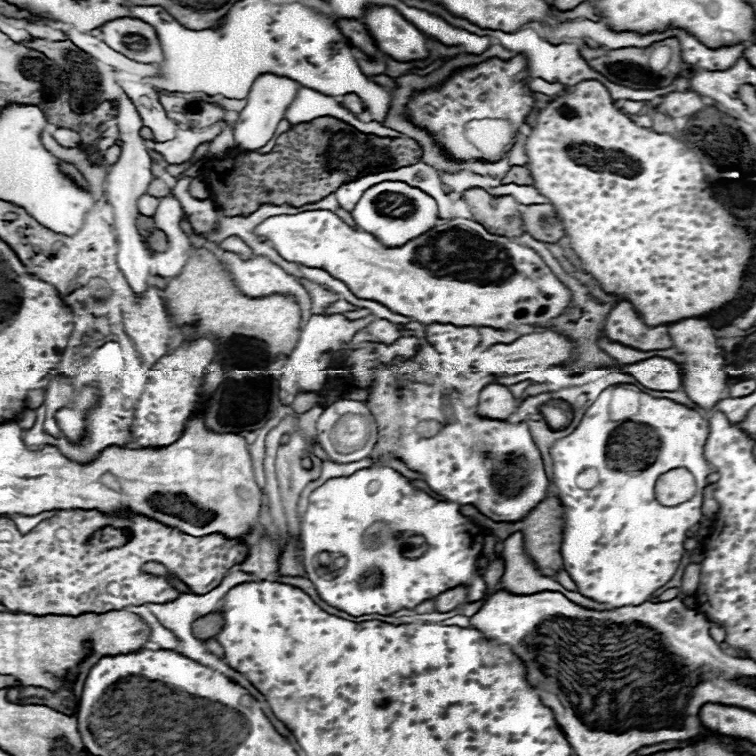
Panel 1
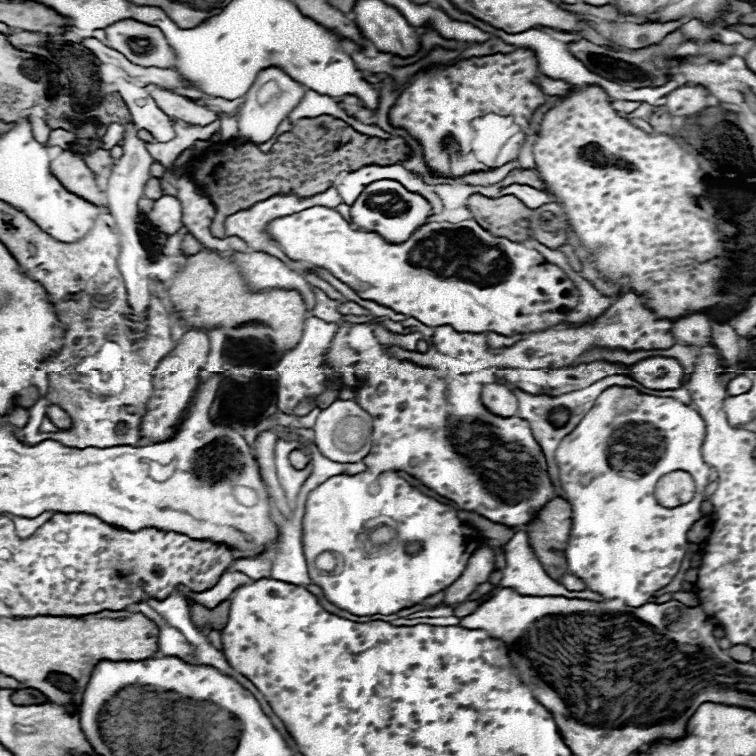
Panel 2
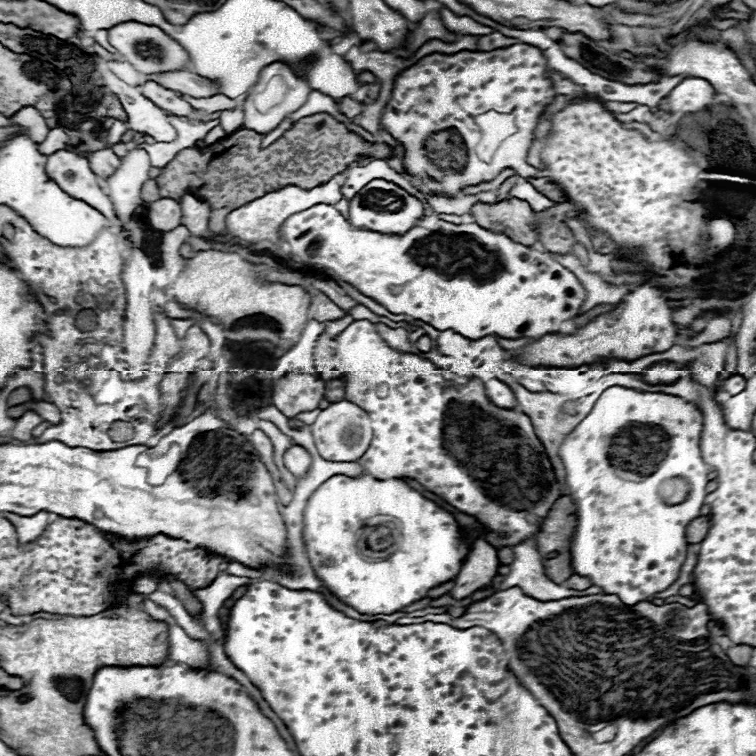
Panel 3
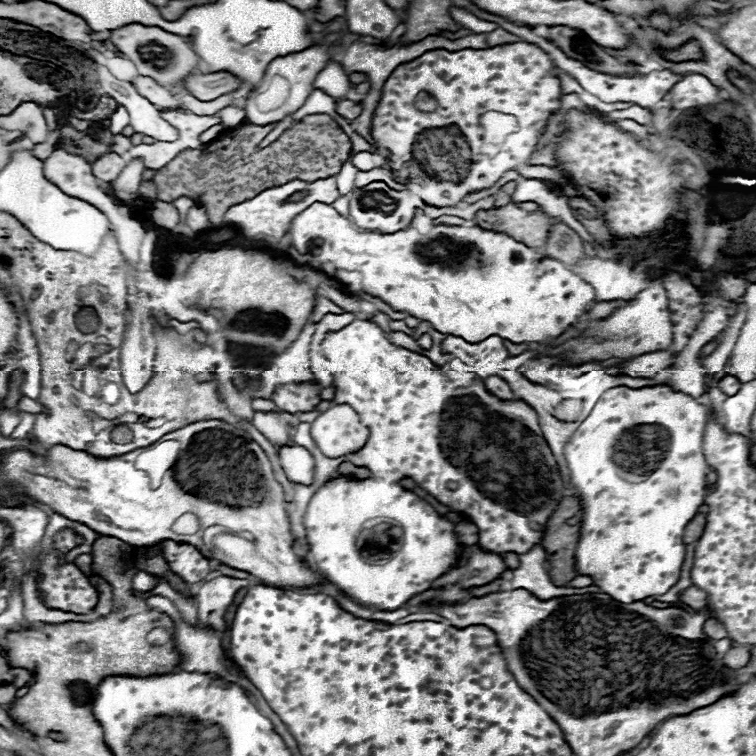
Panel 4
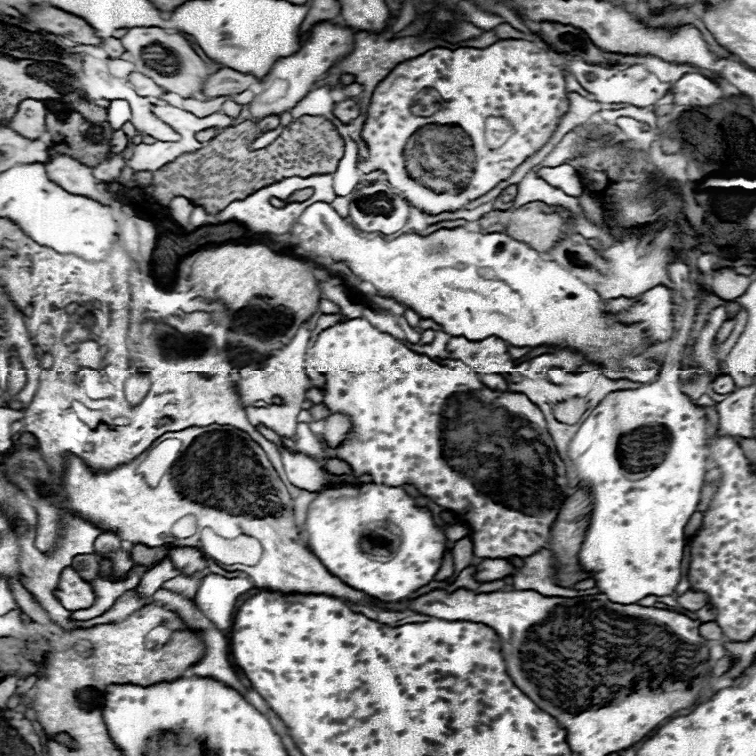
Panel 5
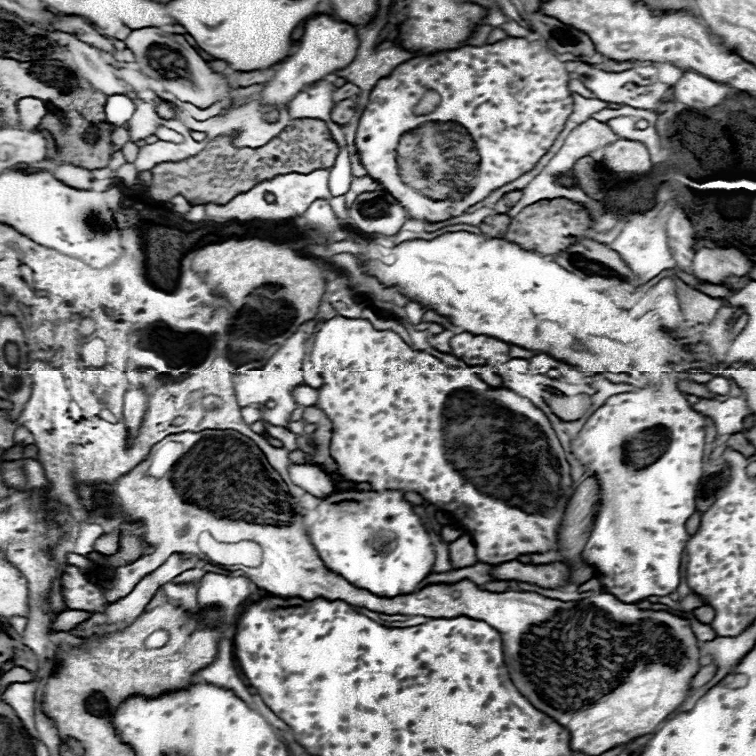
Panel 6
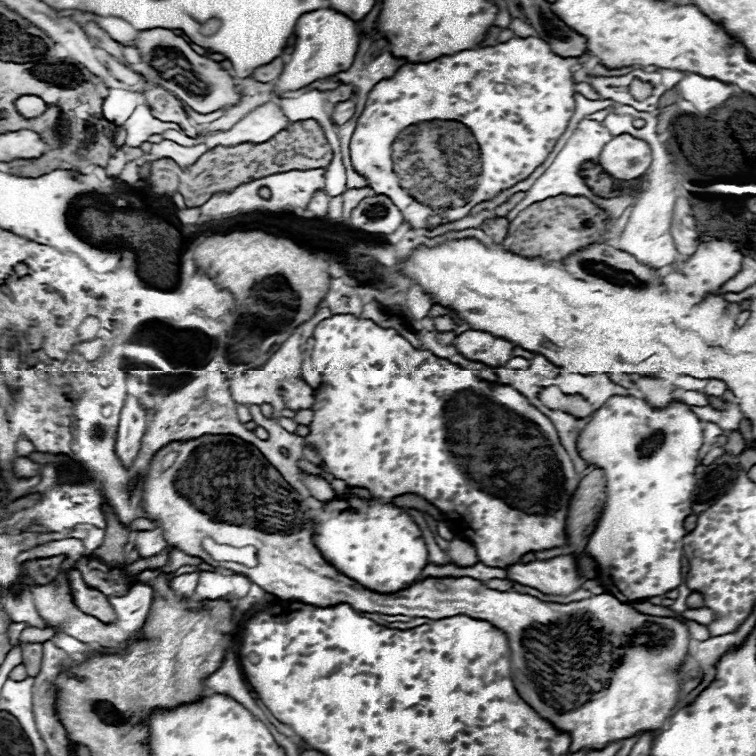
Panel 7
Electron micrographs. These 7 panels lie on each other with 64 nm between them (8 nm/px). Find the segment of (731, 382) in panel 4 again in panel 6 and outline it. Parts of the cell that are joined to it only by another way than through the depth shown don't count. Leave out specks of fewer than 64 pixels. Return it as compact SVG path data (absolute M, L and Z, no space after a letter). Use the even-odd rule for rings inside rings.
M712 378L706 388L712 392L712 394L726 394L730 390L730 380L726 378Z

